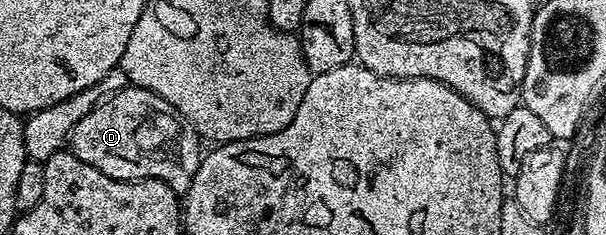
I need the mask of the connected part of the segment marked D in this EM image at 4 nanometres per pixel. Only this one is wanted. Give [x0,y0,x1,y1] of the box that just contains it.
[70,87,202,195]

